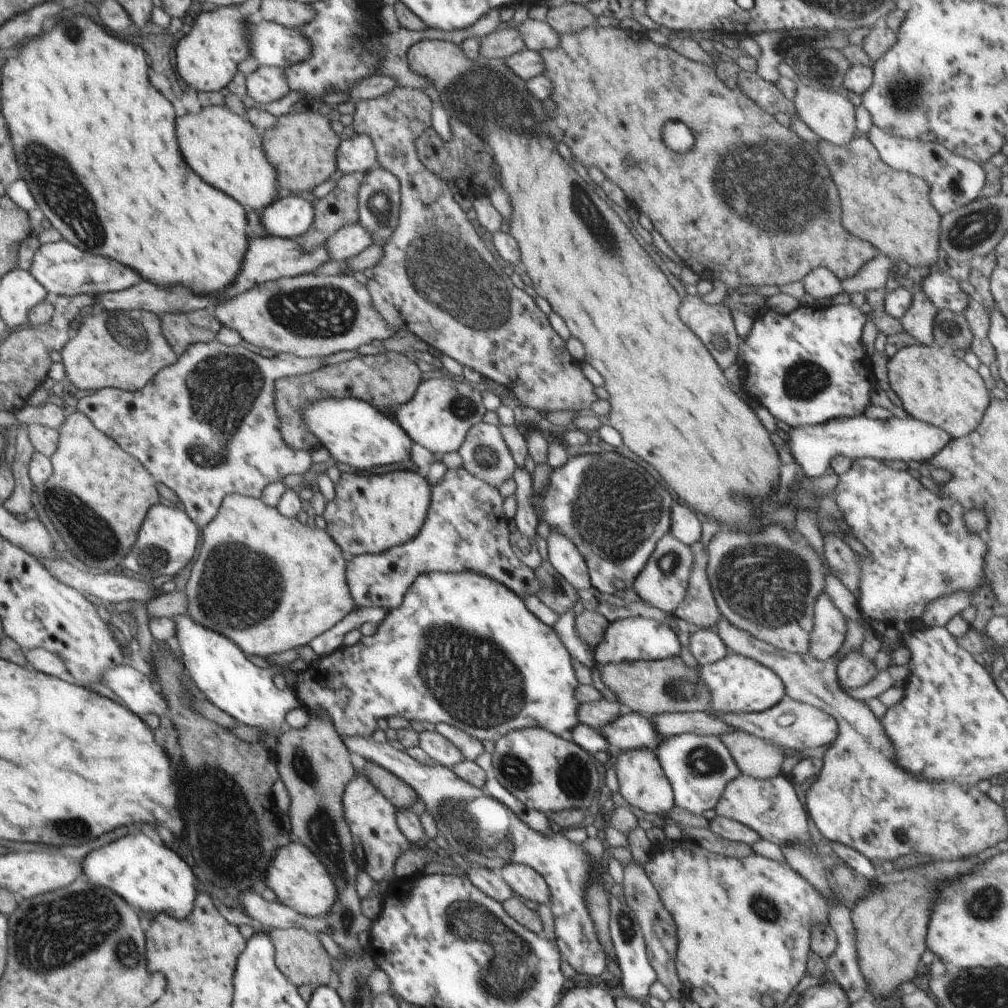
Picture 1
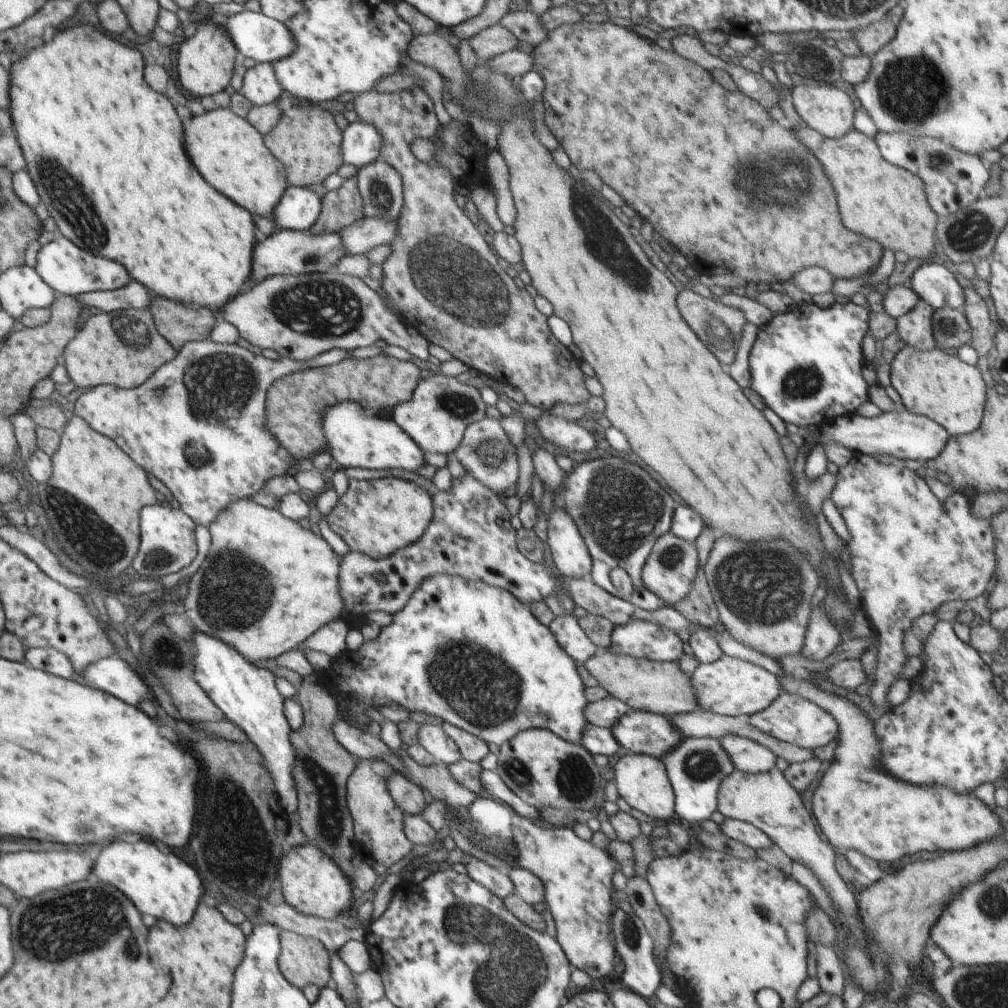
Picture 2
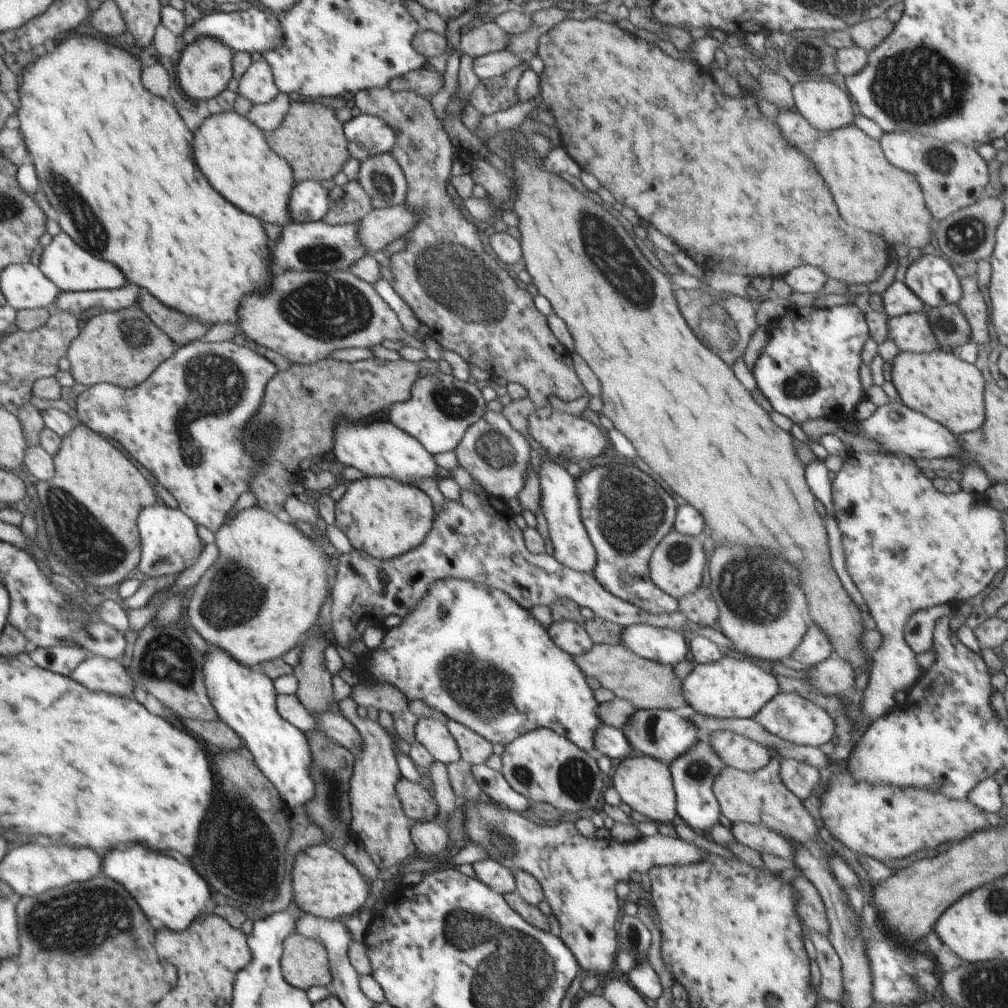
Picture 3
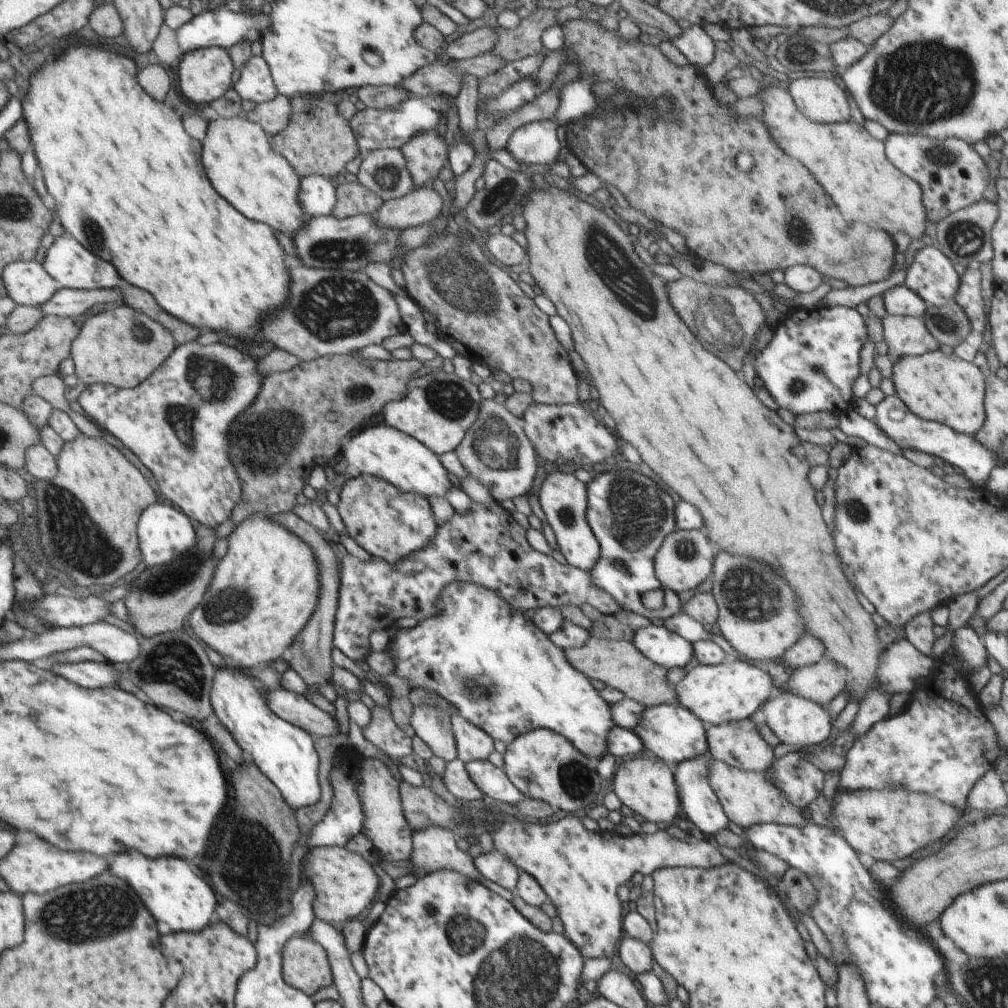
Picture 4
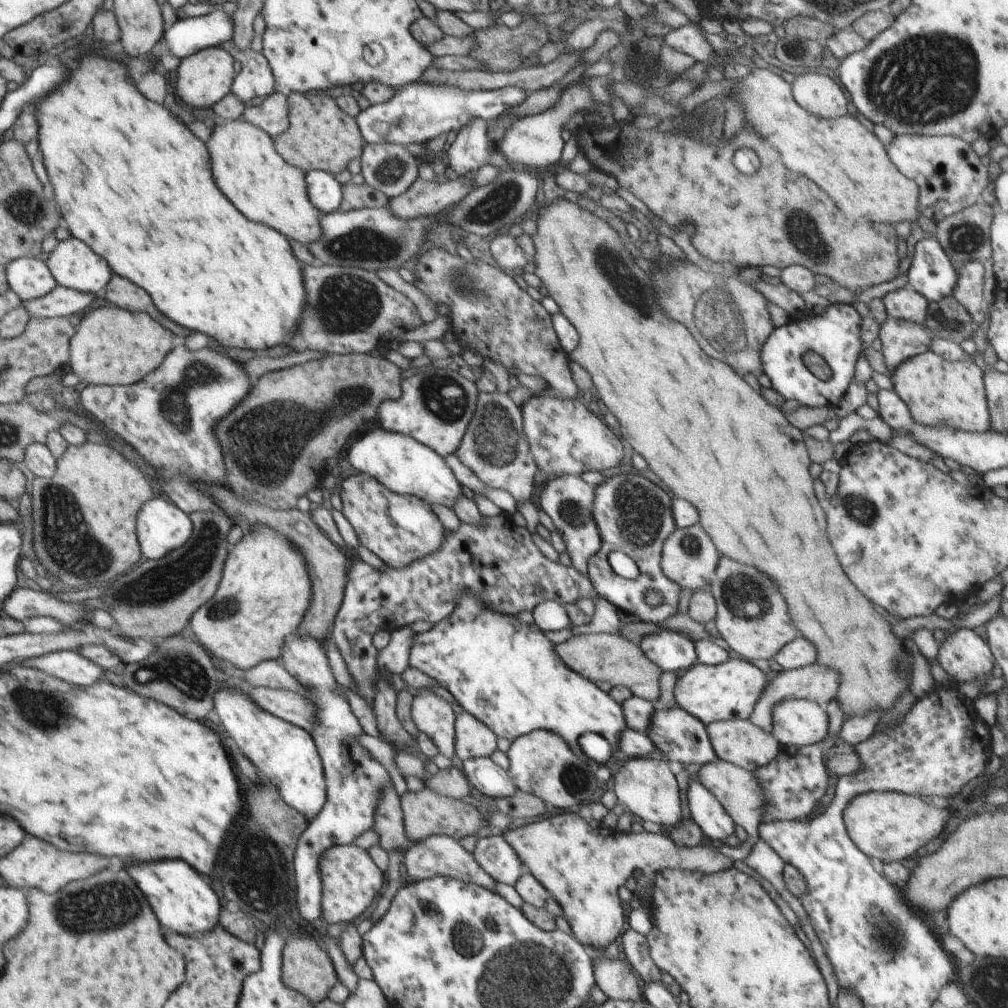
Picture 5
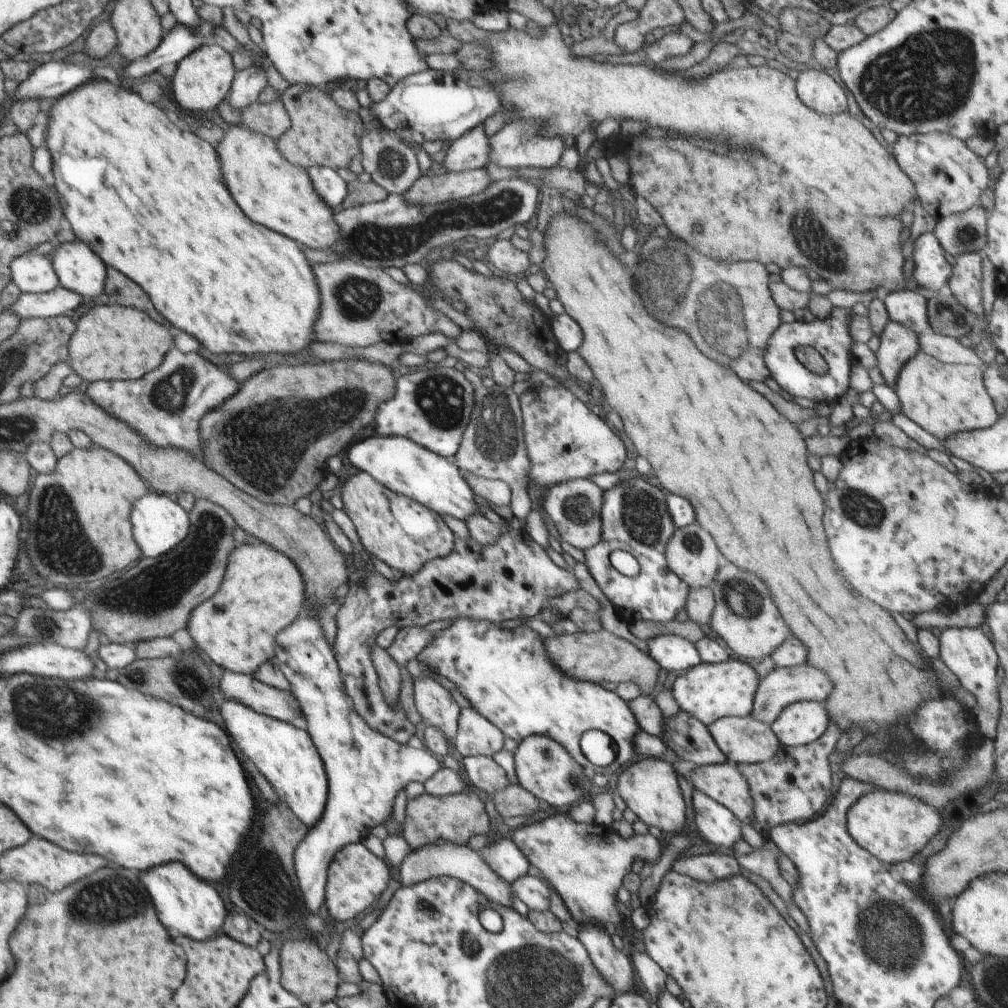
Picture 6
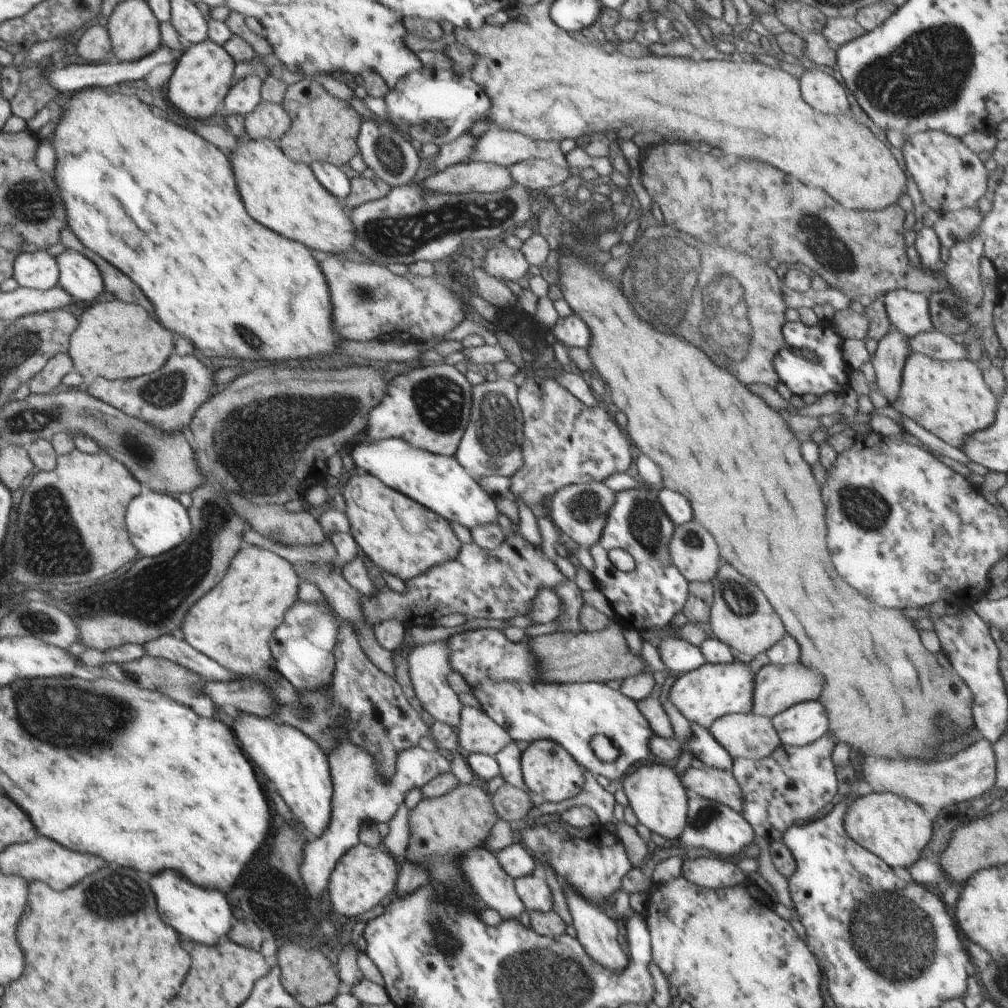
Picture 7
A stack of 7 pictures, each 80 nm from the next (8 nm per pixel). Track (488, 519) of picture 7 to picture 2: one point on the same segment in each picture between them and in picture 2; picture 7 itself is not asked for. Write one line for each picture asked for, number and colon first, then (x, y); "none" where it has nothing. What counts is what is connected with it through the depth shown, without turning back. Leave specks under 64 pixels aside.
2: (356, 437)
3: (379, 449)
4: (382, 451)
5: (405, 466)
6: (400, 464)

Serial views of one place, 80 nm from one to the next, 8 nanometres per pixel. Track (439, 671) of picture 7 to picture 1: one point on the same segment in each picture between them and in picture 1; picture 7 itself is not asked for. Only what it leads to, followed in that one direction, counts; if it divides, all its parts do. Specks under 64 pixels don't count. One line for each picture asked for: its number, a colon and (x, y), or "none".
1: (442, 751)
2: (443, 749)
3: (433, 734)
4: (433, 726)
5: (435, 717)
6: (438, 709)

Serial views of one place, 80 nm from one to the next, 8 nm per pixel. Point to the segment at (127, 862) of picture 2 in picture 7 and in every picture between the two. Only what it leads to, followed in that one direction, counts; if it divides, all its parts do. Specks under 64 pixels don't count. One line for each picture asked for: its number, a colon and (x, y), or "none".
3: (173, 893)
4: (173, 894)
5: (183, 901)
6: (191, 907)
7: (203, 915)

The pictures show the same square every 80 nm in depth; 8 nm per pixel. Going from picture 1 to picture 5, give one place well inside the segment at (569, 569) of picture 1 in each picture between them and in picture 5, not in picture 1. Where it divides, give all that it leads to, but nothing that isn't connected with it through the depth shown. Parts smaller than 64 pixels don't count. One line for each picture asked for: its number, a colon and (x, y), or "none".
2: (570, 554)
3: (572, 546)
4: (563, 498)
5: (568, 500)

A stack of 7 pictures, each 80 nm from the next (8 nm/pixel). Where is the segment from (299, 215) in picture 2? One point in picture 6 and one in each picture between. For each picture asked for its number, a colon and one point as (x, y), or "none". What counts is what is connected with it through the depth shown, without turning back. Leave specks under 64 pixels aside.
3: (309, 200)
4: (317, 194)
5: (324, 192)
6: (333, 190)

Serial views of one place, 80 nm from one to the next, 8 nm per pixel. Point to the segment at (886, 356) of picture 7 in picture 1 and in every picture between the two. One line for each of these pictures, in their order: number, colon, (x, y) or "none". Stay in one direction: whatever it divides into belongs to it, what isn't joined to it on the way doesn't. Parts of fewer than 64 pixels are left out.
1: (918, 321)
2: (915, 327)
3: (911, 332)
4: (906, 336)
5: (902, 339)
6: (899, 343)

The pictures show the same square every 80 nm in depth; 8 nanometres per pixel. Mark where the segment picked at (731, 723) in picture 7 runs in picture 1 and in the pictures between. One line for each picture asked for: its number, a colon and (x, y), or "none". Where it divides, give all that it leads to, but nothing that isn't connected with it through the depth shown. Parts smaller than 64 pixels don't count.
1: (758, 758)
2: (749, 756)
3: (737, 751)
4: (739, 744)
5: (738, 741)
6: (744, 740)

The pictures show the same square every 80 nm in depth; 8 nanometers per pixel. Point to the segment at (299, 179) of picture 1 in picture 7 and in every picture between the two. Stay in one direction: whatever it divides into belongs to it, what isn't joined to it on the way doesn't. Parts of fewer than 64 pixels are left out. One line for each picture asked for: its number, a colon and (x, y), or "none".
2: (306, 141)
3: (311, 139)
4: (317, 140)
5: (320, 136)
6: (322, 133)
7: (323, 129)

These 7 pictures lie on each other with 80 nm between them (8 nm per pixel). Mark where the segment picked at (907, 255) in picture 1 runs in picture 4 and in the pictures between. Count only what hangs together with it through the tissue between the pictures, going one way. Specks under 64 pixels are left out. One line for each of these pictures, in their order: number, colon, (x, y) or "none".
2: (888, 204)
3: (870, 192)
4: (851, 164)

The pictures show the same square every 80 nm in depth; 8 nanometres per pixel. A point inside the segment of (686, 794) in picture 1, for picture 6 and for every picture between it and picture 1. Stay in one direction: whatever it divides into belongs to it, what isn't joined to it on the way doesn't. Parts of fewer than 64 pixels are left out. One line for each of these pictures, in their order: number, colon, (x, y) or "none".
2: (696, 765)
3: (693, 773)
4: (701, 806)
5: (706, 810)
6: (716, 824)

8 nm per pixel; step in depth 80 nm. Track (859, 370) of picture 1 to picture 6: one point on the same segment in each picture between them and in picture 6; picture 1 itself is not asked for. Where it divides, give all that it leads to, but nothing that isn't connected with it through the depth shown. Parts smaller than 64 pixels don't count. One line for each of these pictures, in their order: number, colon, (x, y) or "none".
2: (807, 363)
3: (809, 368)
4: (812, 361)
5: (812, 361)
6: (812, 360)

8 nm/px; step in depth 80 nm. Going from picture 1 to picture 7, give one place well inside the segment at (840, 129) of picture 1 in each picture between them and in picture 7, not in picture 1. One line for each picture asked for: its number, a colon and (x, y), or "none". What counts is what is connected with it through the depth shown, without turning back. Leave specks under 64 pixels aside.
2: (829, 110)
3: (824, 105)
4: (822, 100)
5: (820, 94)
6: (817, 89)
7: (820, 89)

